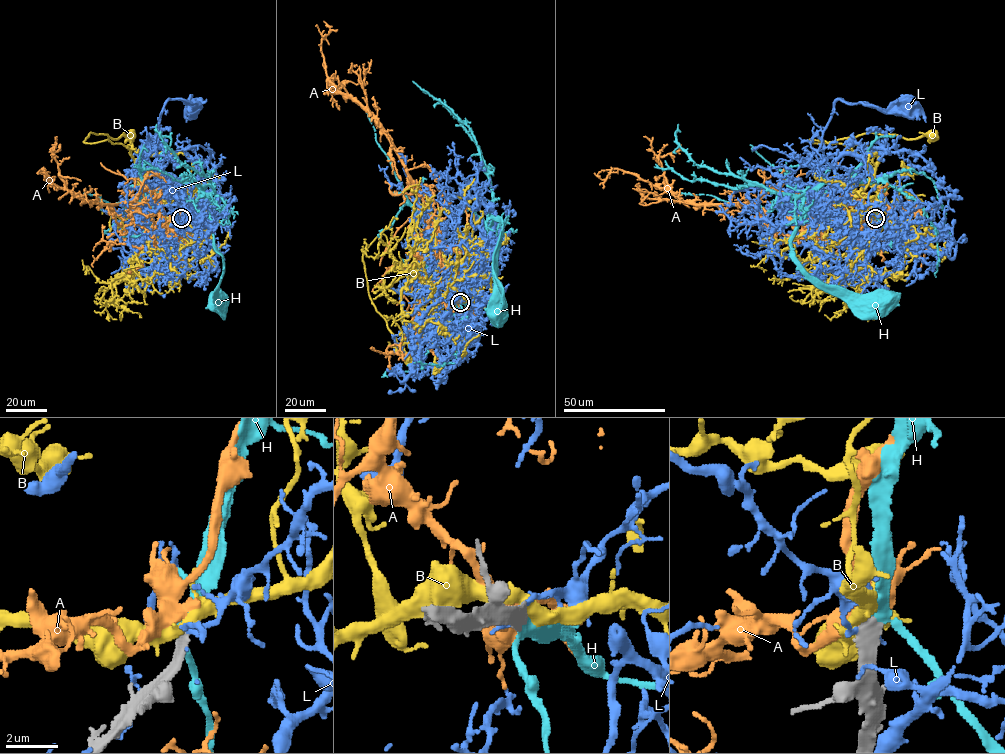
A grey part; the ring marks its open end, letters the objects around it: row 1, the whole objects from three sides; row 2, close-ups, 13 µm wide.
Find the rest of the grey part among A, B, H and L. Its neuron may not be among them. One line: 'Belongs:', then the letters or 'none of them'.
Belongs: H

